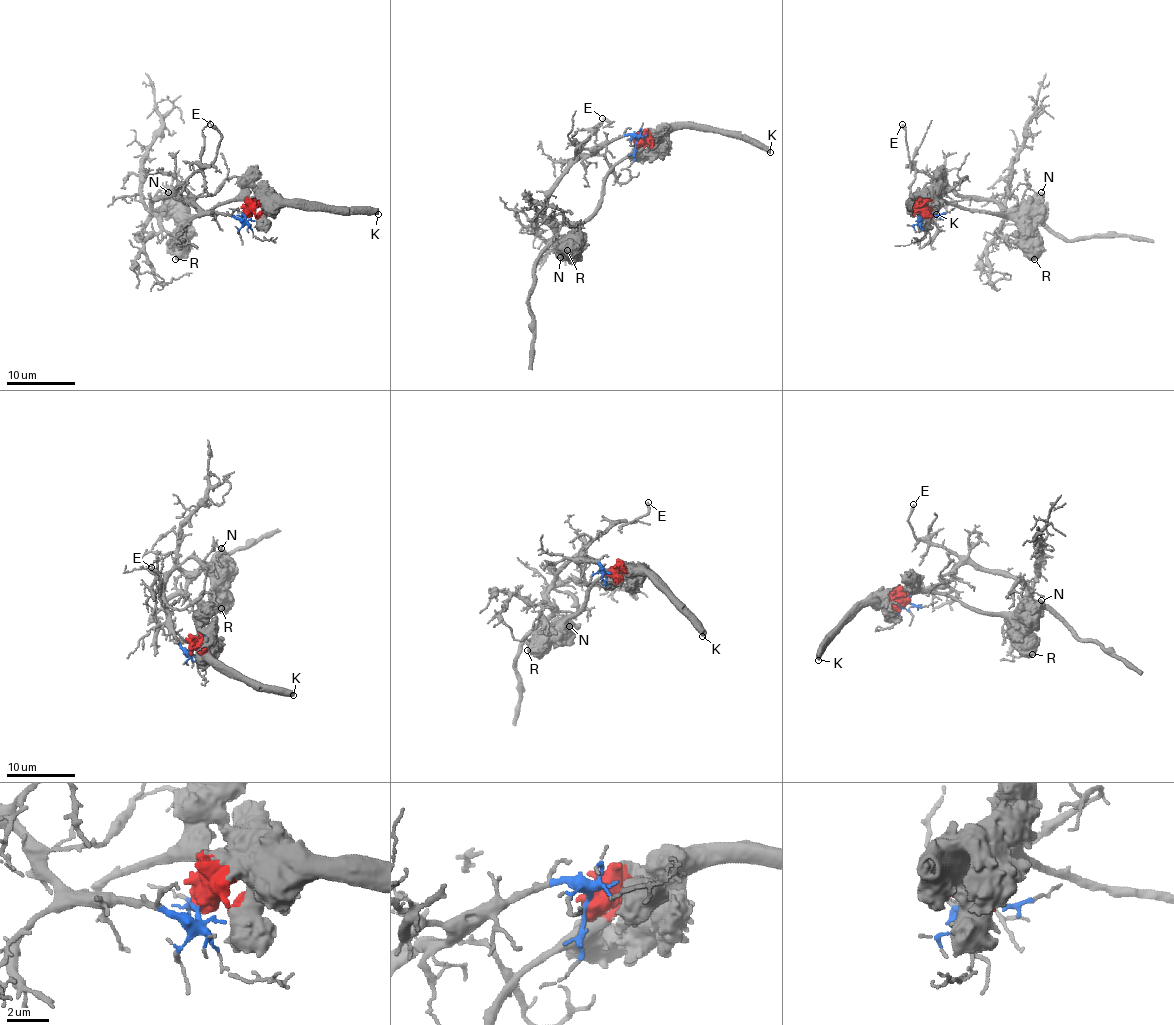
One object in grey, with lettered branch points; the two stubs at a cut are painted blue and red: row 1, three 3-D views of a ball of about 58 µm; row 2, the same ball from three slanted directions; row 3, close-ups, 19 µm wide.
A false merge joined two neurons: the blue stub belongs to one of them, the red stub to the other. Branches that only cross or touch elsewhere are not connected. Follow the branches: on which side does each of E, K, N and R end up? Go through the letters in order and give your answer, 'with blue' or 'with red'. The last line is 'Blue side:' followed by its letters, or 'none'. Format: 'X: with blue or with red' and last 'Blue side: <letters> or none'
E: with blue
K: with red
N: with red
R: with red
Blue side: E

